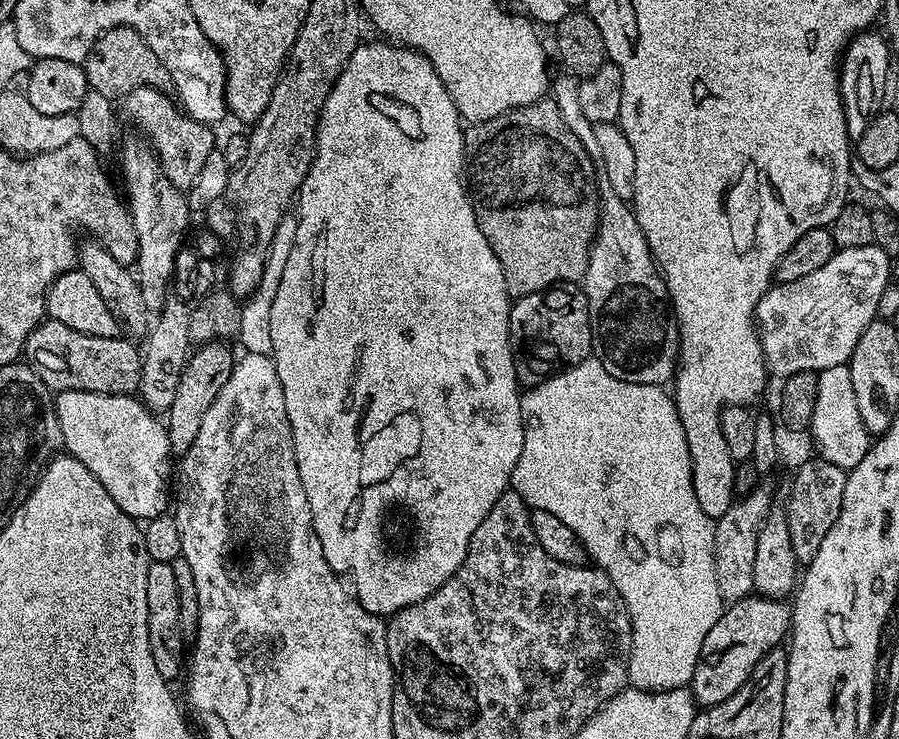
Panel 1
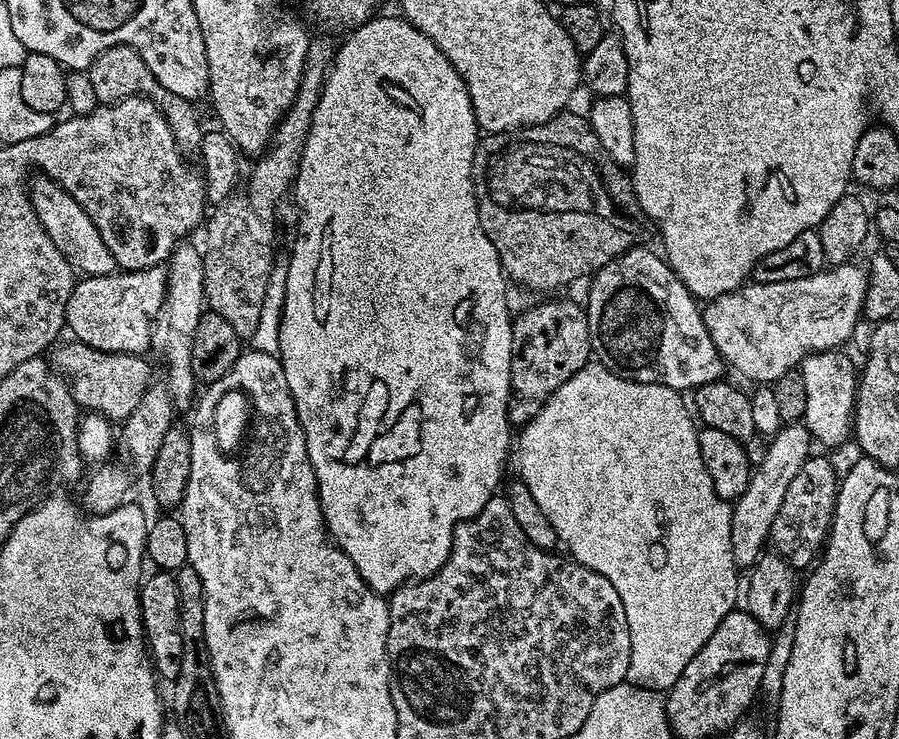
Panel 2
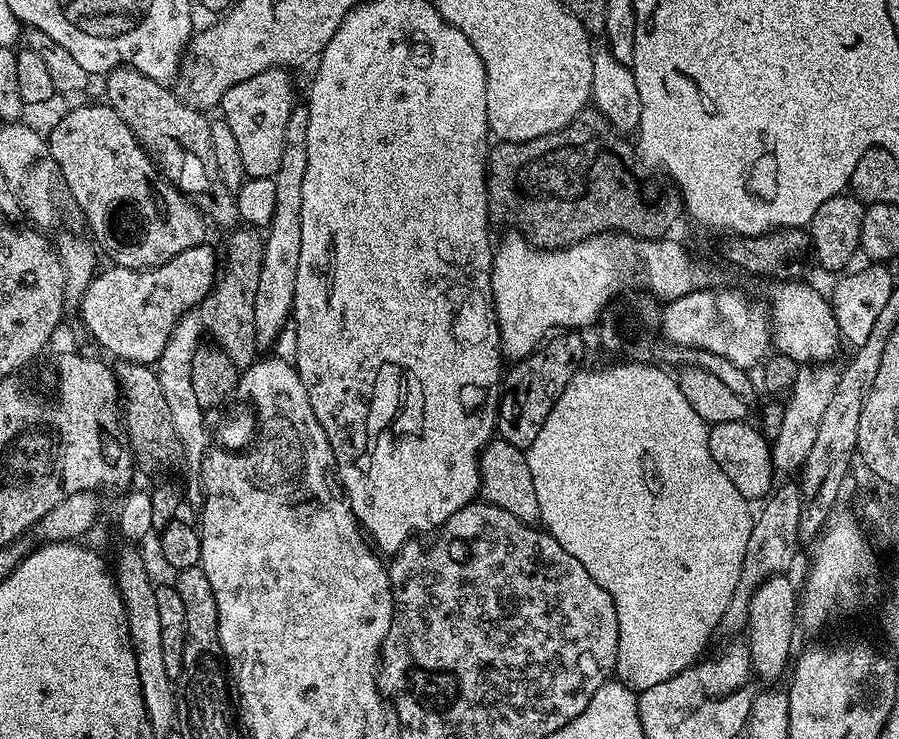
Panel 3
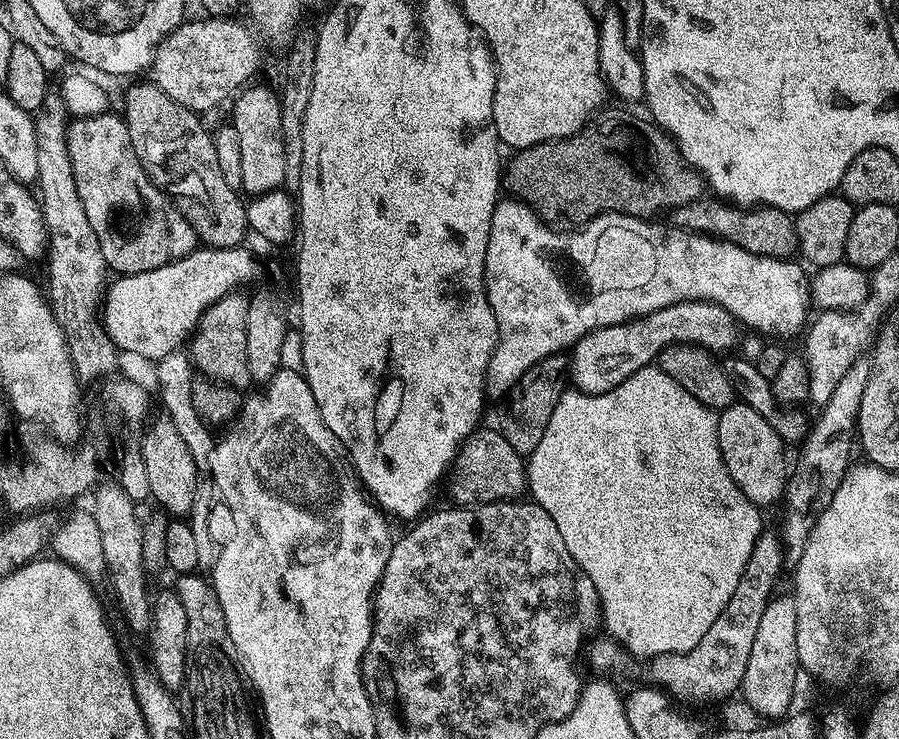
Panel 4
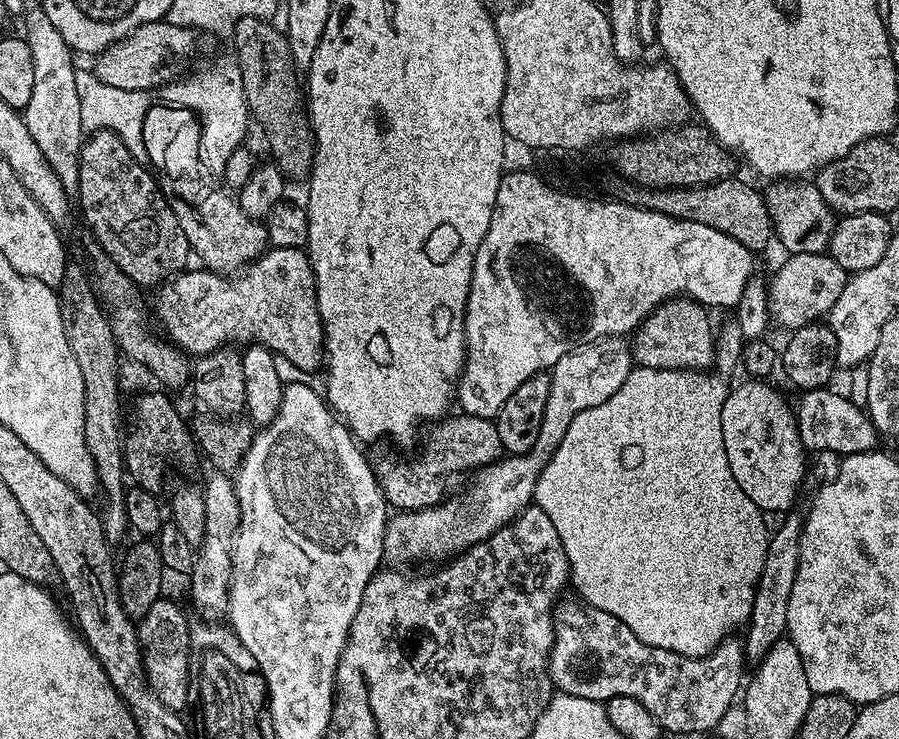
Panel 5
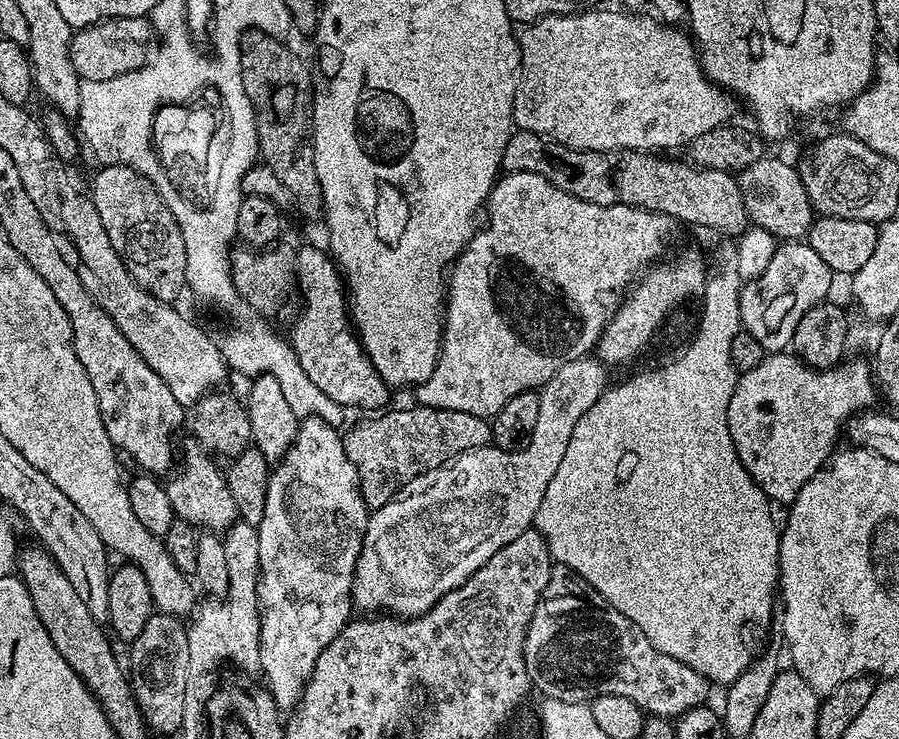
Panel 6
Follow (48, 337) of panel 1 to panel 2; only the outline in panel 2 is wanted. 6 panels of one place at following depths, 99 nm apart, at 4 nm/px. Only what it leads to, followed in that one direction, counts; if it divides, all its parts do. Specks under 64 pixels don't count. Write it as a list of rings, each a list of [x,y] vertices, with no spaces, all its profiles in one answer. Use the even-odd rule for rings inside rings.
[[[79,342],[71,343],[61,343],[55,349],[54,364],[60,375],[68,381],[77,405],[92,403],[91,407],[109,421],[125,421],[134,413],[134,408],[154,380],[152,368],[144,361],[145,357],[134,352],[103,352]]]

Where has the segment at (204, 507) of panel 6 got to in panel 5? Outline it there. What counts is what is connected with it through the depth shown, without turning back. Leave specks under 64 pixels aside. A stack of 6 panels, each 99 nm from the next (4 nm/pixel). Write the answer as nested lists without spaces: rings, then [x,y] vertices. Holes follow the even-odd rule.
[[[163,391],[142,395],[134,406],[132,424],[122,442],[125,471],[139,488],[153,494],[159,493],[164,478],[164,462],[173,455],[182,462],[190,462],[198,456],[193,431],[182,418],[173,402]]]

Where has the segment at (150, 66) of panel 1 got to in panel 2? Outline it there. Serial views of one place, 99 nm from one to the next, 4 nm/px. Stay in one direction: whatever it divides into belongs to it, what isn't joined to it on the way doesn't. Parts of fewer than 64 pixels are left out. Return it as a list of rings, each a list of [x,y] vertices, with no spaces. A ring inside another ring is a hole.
[[[125,44],[110,46],[102,50],[98,58],[94,58],[86,73],[101,105],[114,104],[128,96],[144,96],[148,100],[153,100],[158,106],[158,110],[164,115],[164,121],[170,126],[174,138],[182,149],[188,150],[191,144],[192,147],[199,145],[202,127],[200,128],[200,116],[196,113],[197,105],[186,98],[178,98],[178,94],[166,90],[166,86],[162,86],[162,82],[158,82],[158,78],[150,74],[150,66],[142,62],[138,50]]]

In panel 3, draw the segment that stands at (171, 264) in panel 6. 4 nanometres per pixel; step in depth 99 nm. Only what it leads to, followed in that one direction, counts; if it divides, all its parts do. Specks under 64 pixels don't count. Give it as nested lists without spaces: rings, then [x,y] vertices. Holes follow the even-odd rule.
[[[107,104],[80,106],[70,111],[60,128],[52,129],[50,134],[48,132],[47,143],[71,201],[78,202],[92,227],[95,241],[106,247],[106,254],[113,265],[138,270],[157,268],[183,250],[192,249],[205,241],[206,222],[199,209],[179,188],[159,174],[151,155],[138,143],[128,124]]]

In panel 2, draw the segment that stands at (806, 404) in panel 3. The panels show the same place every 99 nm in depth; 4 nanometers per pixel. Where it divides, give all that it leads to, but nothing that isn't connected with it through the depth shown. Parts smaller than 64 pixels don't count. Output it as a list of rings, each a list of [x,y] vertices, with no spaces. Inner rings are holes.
[[[788,422],[783,427],[784,429],[769,442],[760,465],[757,463],[753,467],[746,490],[736,497],[732,504],[732,553],[736,565],[744,570],[751,569],[757,558],[765,551],[769,543],[768,535],[774,522],[774,514],[778,514],[786,498],[786,489],[789,488],[790,482],[794,482],[798,470],[802,470],[814,448],[813,438],[803,423]]]

